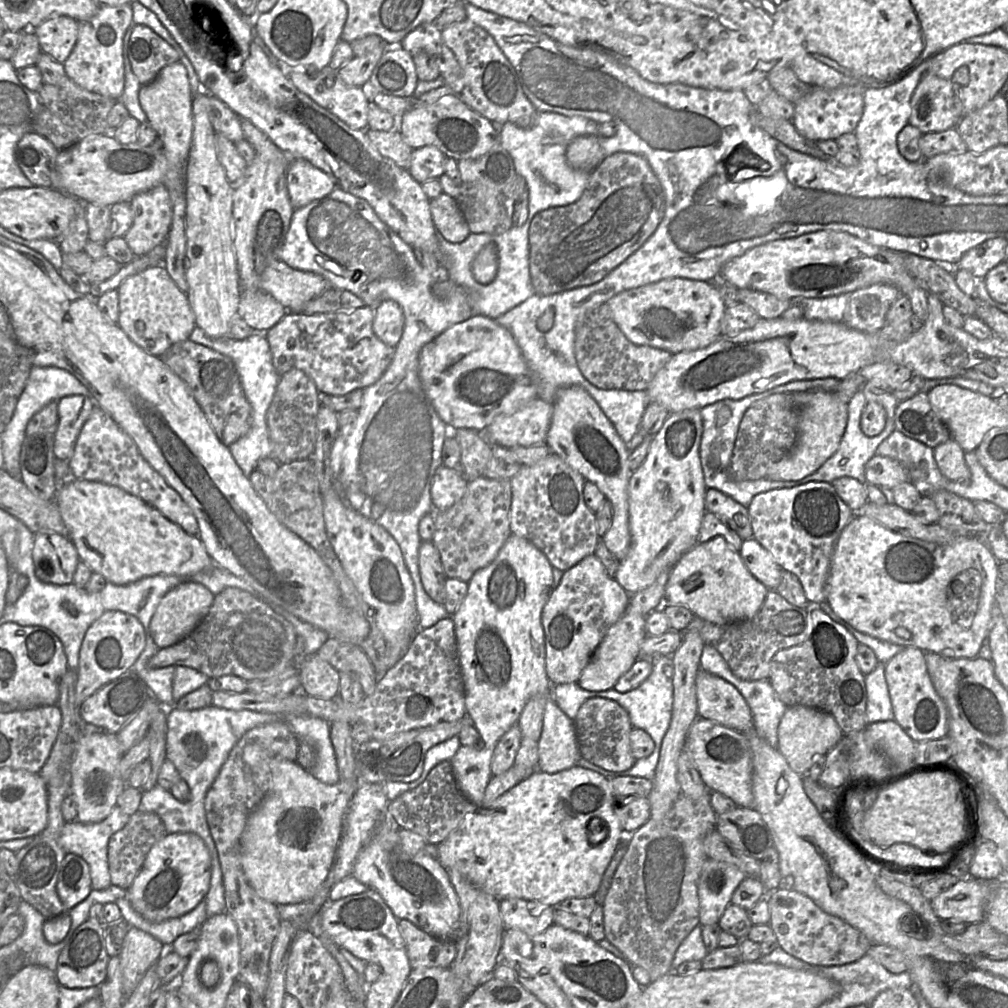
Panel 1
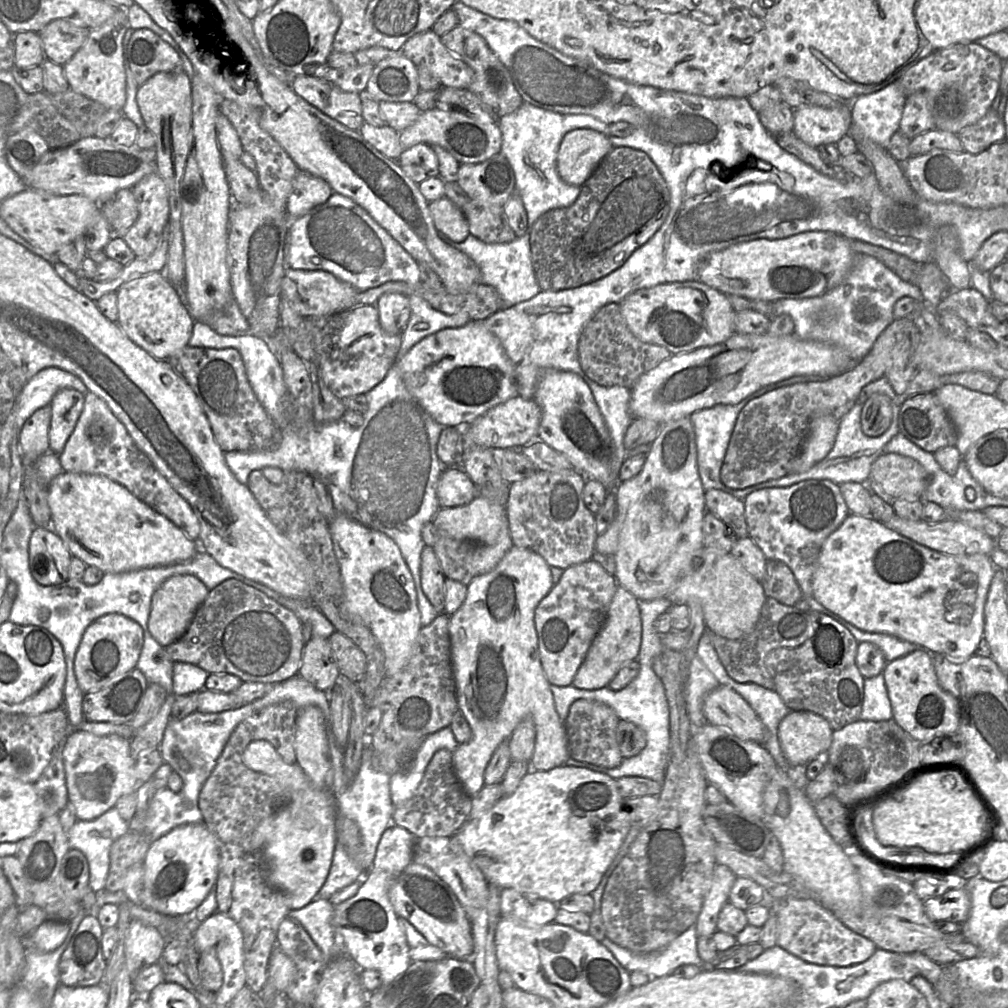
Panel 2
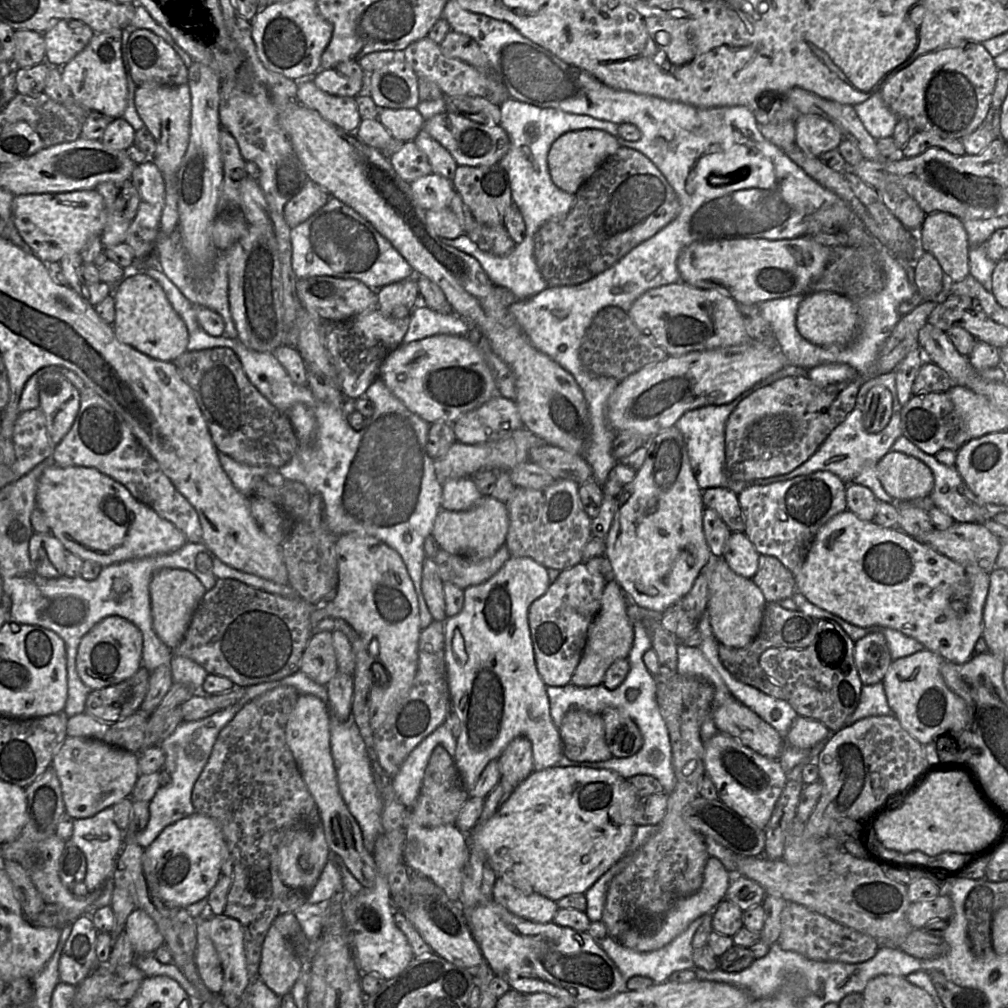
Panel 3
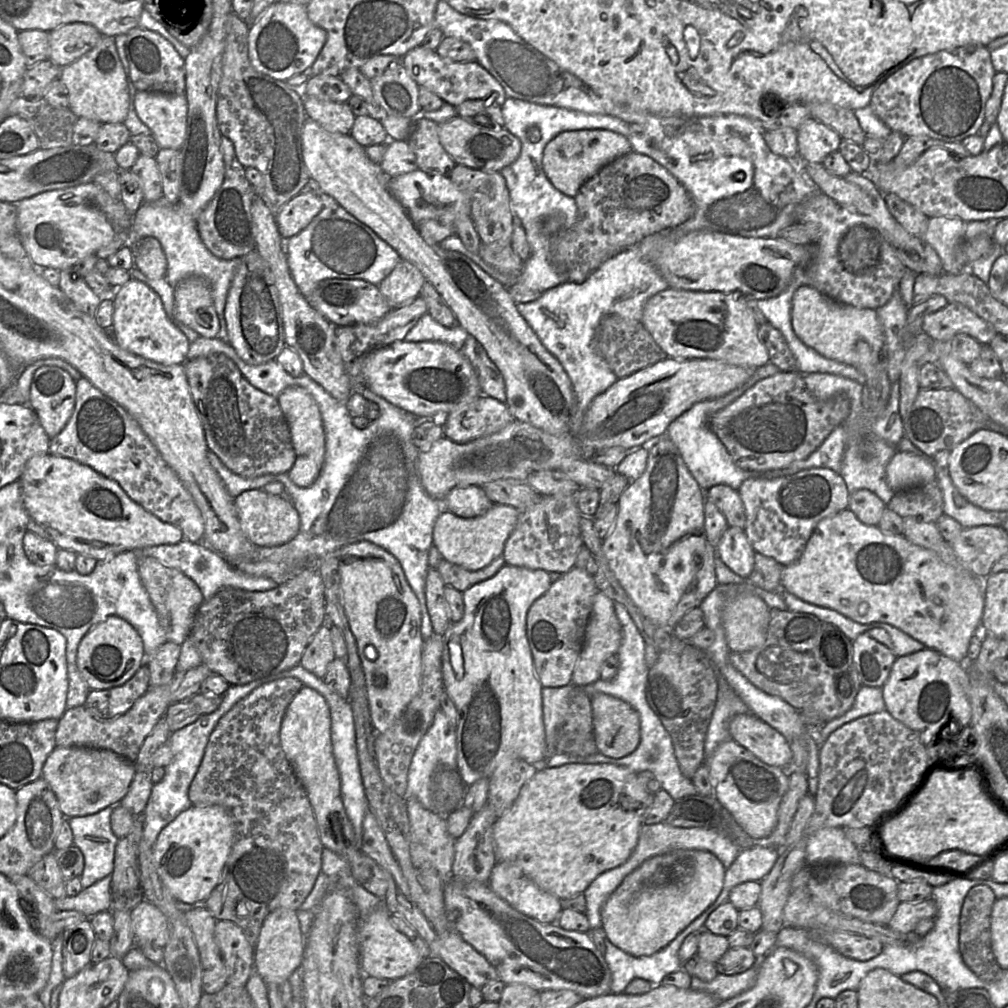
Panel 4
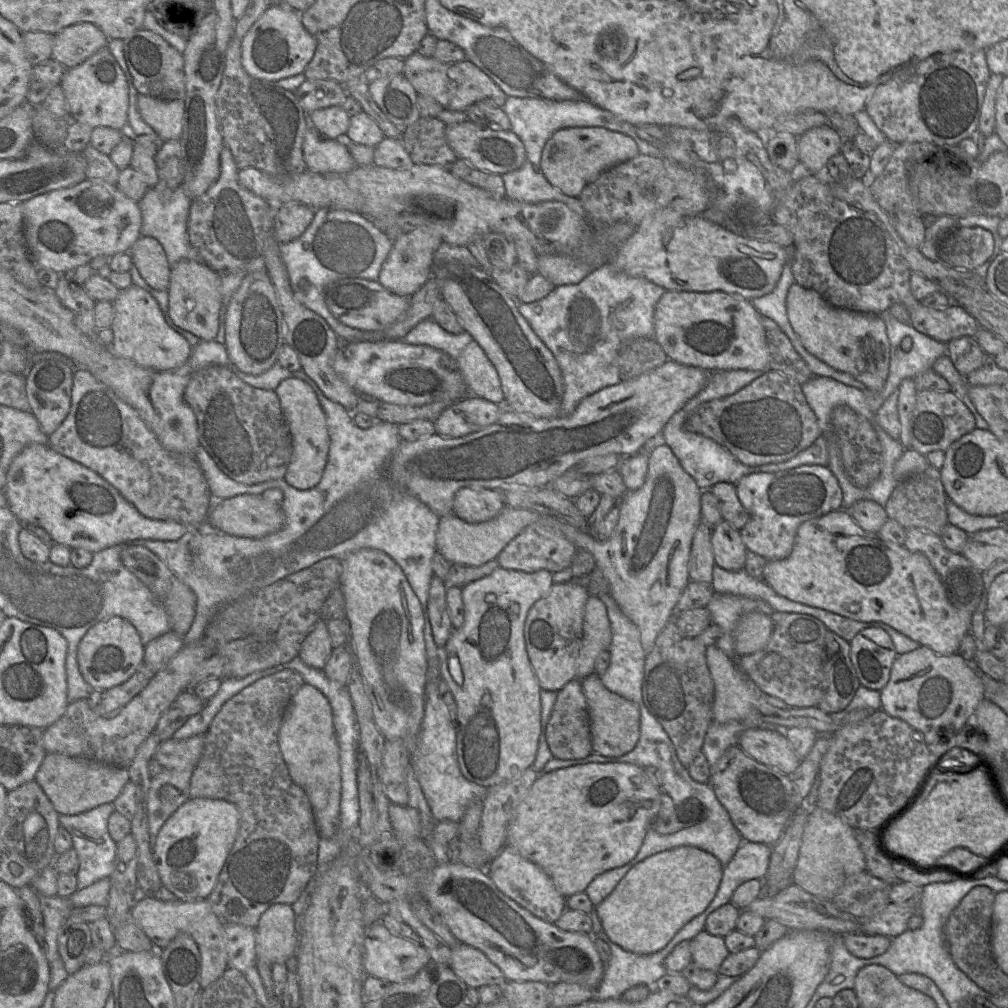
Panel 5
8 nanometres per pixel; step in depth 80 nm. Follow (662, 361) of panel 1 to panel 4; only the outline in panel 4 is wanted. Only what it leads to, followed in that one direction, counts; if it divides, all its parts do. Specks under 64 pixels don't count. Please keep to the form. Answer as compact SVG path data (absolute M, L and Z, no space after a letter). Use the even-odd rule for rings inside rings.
M617 314L603 316L596 329L592 348L620 379L667 358L641 322L627 320Z

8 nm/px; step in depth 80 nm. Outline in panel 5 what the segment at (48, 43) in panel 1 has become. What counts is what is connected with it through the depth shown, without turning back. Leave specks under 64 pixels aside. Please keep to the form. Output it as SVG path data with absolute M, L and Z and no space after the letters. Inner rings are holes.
M91 23L71 25L54 35L52 59L66 69L74 68L106 47L108 42L106 35Z

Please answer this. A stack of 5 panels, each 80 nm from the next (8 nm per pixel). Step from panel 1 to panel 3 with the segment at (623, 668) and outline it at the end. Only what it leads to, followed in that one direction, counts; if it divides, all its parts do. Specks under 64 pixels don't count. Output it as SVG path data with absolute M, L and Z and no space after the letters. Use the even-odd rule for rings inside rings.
M616 581L606 584L601 608L591 623L581 660L570 683L578 687L593 687L603 684L608 668L618 659L627 659L634 642L633 623L628 615L628 599Z

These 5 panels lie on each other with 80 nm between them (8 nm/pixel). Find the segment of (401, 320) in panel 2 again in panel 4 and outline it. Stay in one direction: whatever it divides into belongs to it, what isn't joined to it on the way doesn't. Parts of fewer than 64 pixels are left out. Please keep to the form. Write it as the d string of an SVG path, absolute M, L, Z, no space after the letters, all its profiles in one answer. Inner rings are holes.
M401 259L378 288L389 306L395 309L418 297L425 281L417 267Z

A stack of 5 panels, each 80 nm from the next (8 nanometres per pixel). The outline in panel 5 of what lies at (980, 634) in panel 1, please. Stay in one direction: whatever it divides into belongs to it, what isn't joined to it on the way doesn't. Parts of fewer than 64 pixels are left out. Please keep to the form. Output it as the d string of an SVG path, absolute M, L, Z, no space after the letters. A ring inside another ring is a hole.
M840 509L803 522L798 527L791 554L784 560L768 561L763 571L762 580L769 585L776 594L790 601L823 609L858 622L882 622L913 641L918 642L921 646L928 647L940 655L956 654L961 640L971 632L973 613L958 610L950 603L945 587L937 572L931 565L929 559L921 553L908 550L904 545L900 546L895 543L885 541L879 534L864 531L853 520L849 510Z

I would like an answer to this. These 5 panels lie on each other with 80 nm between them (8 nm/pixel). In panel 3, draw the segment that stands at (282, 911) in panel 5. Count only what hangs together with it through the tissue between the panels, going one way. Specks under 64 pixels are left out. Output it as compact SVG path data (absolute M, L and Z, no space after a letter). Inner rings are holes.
M274 925L262 947L258 977L279 997L290 993L301 971L301 962Z

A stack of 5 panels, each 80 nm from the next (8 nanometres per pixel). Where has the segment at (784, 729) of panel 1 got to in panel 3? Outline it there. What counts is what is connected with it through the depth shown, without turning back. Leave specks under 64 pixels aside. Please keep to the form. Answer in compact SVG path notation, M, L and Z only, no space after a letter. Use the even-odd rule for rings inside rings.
M797 716L788 735L787 743L800 750L811 750L829 736L830 730L821 722Z

